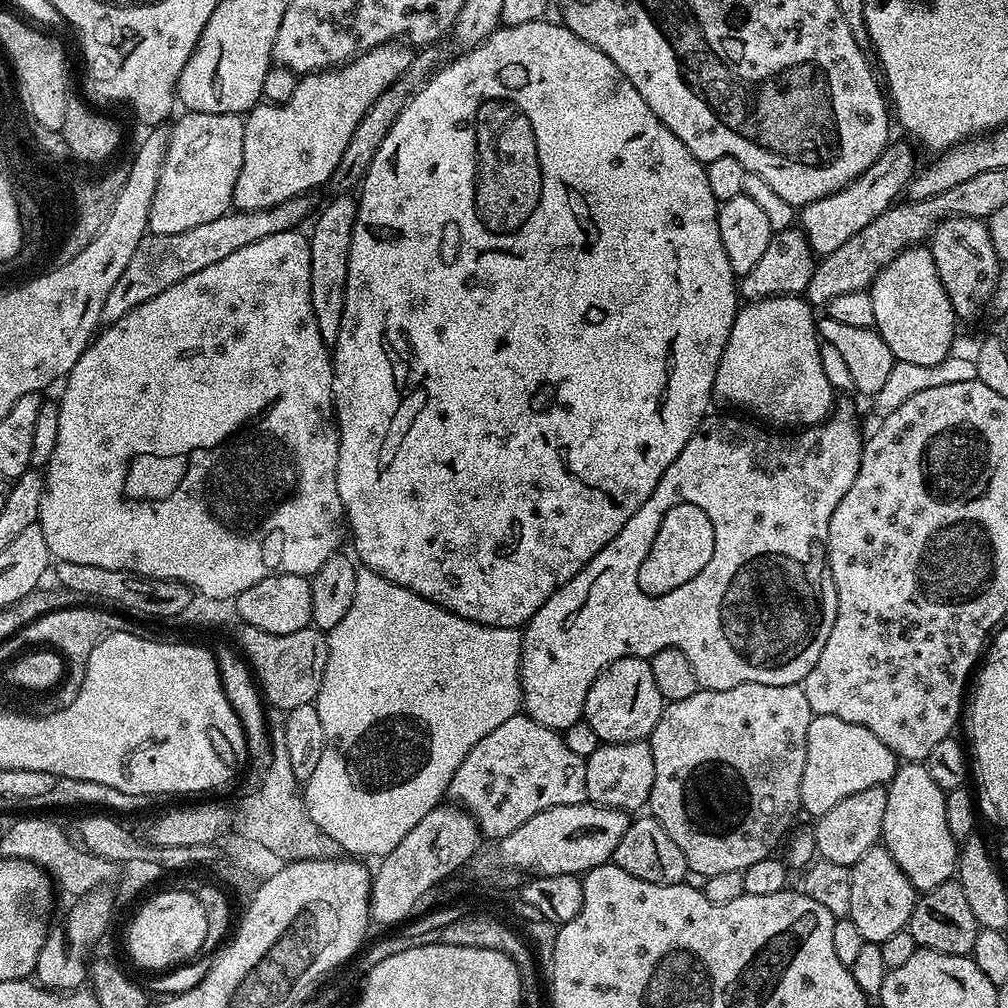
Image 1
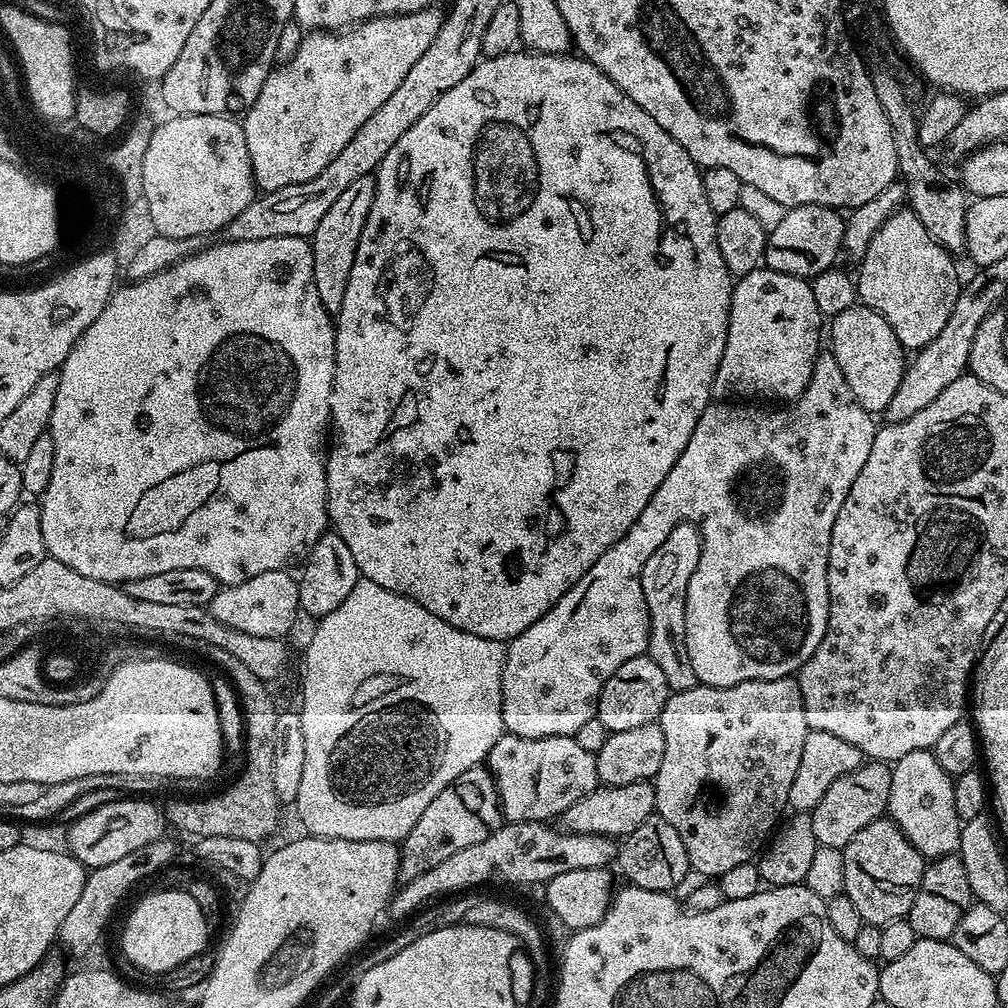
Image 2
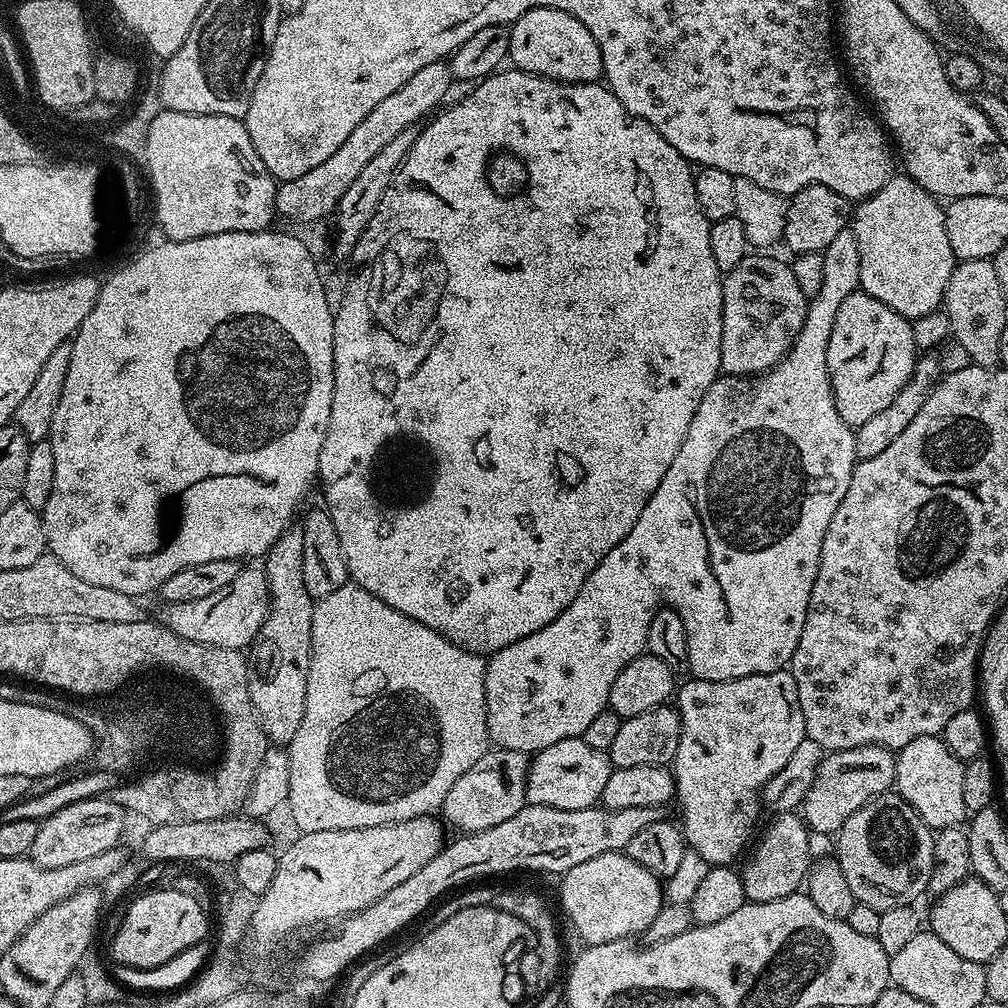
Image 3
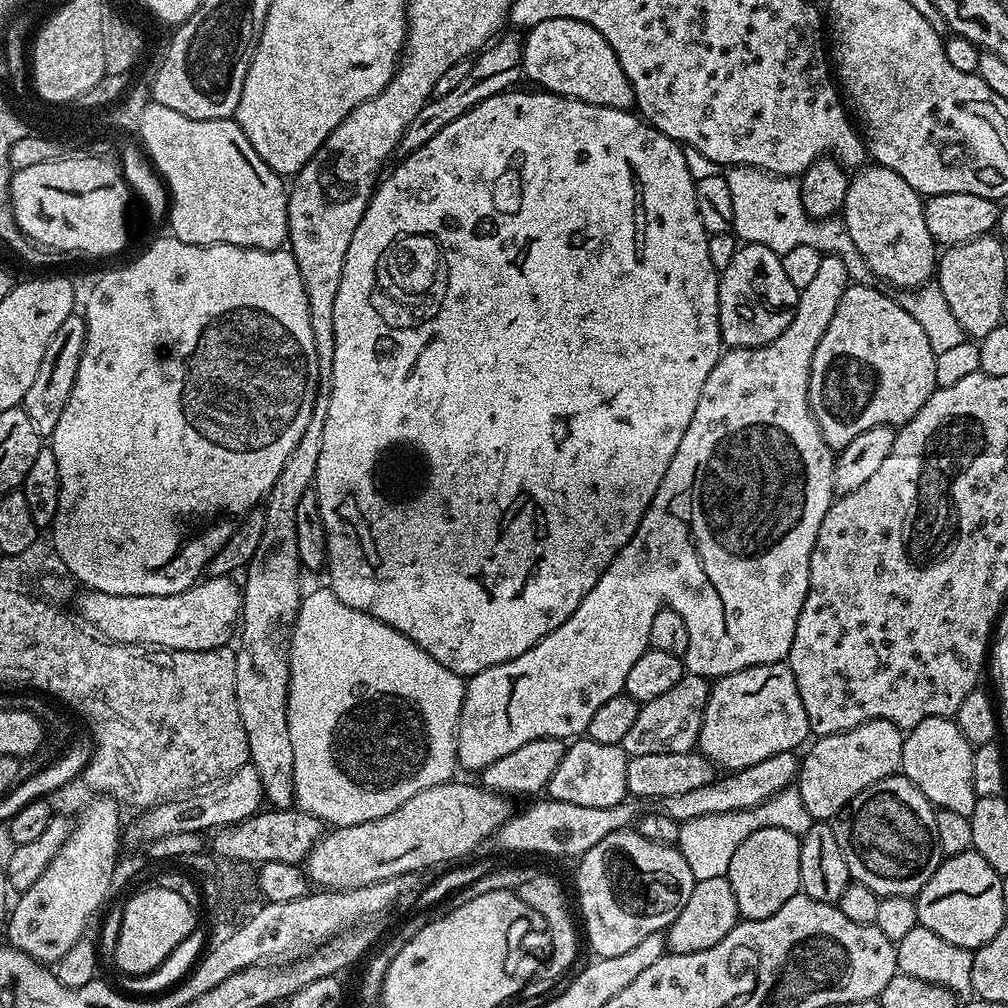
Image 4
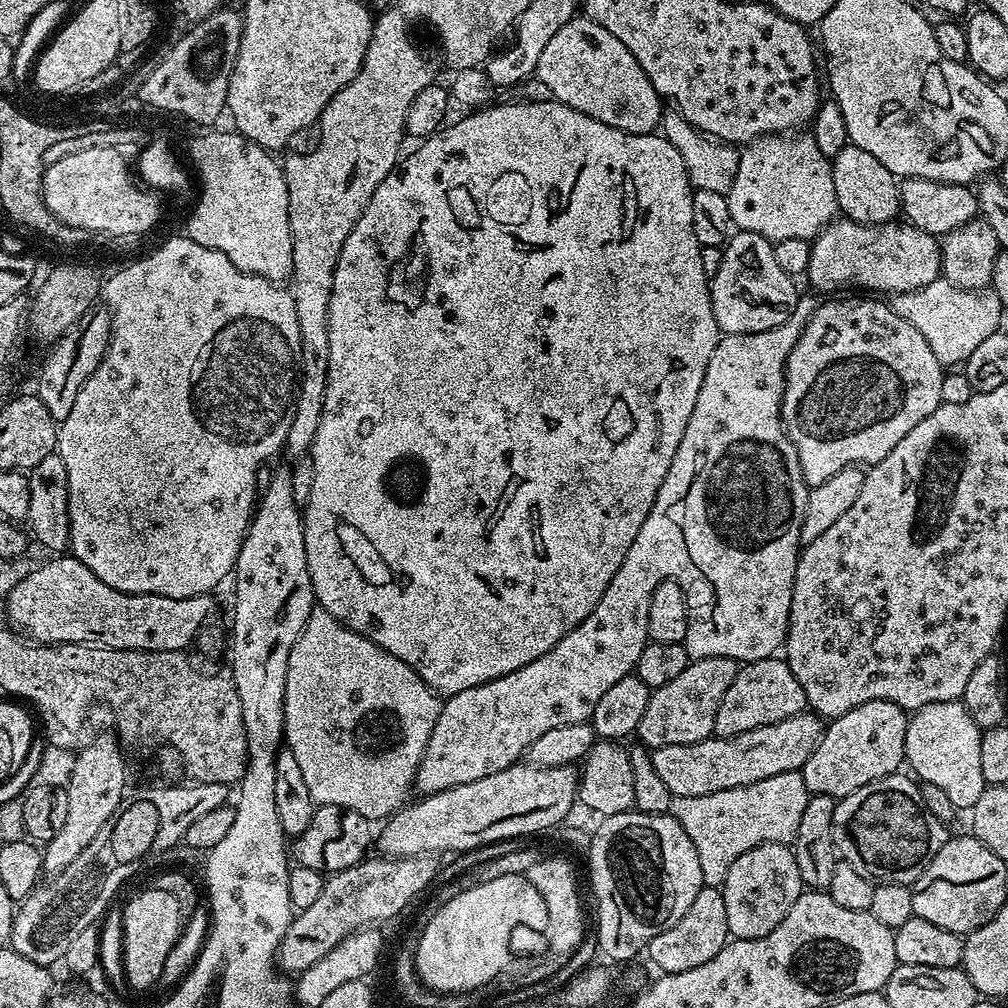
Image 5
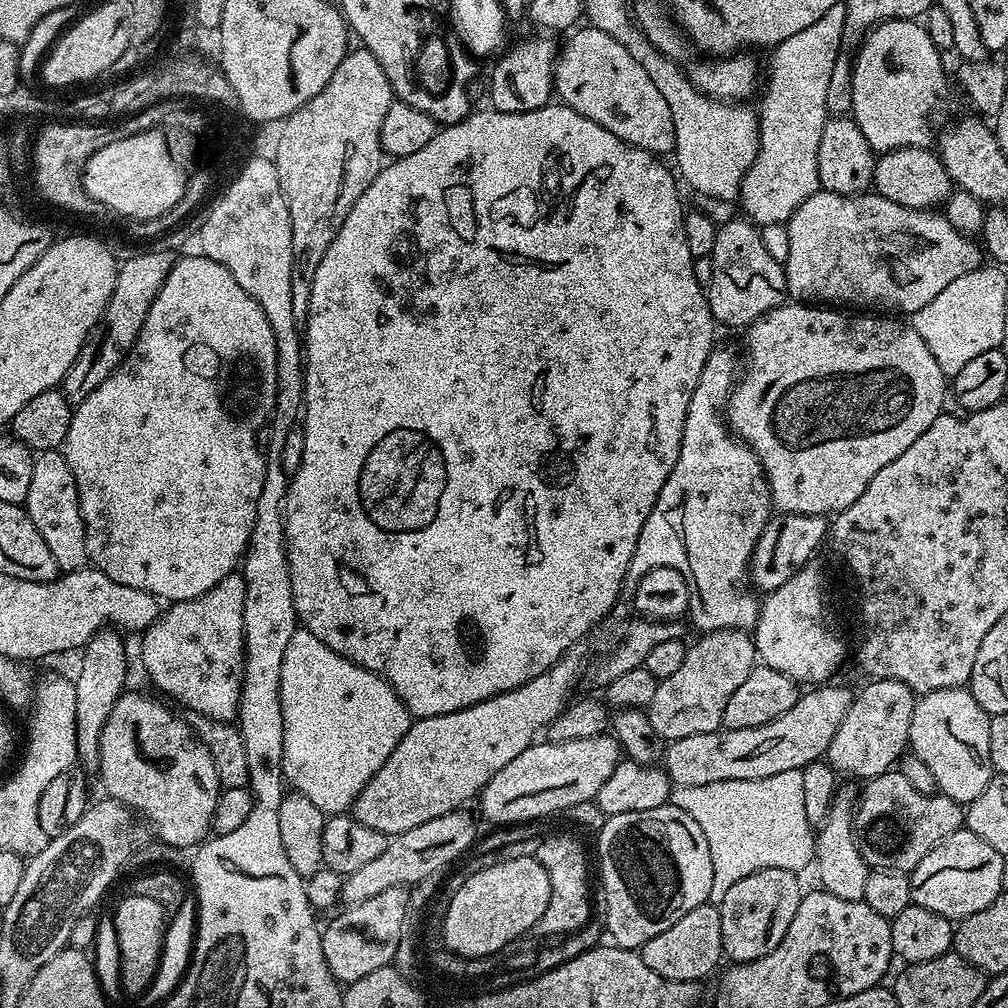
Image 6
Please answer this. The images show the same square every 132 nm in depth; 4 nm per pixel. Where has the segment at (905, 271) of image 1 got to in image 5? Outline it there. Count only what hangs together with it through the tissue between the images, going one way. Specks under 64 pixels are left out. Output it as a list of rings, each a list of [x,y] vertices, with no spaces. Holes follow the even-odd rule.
[[[851,142],[838,154],[831,157],[834,174],[834,194],[837,209],[847,219],[857,220],[860,224],[887,224],[897,219],[900,212],[900,186],[897,177],[886,166],[882,166],[868,154]]]

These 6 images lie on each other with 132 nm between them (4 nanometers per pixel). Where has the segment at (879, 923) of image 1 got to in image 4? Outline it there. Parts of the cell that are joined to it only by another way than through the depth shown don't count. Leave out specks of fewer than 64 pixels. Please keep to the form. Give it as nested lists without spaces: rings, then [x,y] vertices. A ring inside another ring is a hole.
[[[903,774],[887,776],[874,786],[866,786],[862,794],[855,796],[835,821],[838,846],[842,846],[842,854],[846,858],[848,875],[855,883],[874,890],[882,898],[885,896],[915,897],[917,892],[930,882],[934,870],[938,870],[942,859],[938,842],[938,826],[936,825],[936,808]]]

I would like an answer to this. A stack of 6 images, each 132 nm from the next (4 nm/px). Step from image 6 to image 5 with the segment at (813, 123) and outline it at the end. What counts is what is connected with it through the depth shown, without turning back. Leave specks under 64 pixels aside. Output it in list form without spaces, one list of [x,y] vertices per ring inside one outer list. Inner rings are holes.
[[[793,130],[787,134],[760,136],[739,149],[738,170],[726,197],[729,218],[741,232],[762,234],[762,238],[778,241],[782,238],[802,238],[811,241],[825,224],[837,219],[838,209],[834,194],[834,174],[829,156],[818,150],[818,142],[811,131]]]

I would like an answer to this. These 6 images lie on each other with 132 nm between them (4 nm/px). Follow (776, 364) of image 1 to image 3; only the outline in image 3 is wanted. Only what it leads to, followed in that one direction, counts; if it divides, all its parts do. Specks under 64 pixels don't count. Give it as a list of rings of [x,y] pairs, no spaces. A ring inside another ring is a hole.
[[[749,254],[723,277],[724,329],[720,370],[729,376],[751,378],[775,368],[799,338],[806,322],[809,297],[802,294],[791,267],[768,255],[772,254]]]

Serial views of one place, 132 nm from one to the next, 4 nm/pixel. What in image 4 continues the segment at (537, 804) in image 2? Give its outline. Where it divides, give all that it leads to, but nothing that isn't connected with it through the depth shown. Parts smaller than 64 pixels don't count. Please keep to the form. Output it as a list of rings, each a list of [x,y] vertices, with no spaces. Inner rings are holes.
[[[576,738],[565,747],[562,762],[554,770],[546,792],[553,800],[574,802],[574,806],[618,806],[629,799],[626,786],[626,766],[629,755],[618,744],[603,744],[587,738]]]

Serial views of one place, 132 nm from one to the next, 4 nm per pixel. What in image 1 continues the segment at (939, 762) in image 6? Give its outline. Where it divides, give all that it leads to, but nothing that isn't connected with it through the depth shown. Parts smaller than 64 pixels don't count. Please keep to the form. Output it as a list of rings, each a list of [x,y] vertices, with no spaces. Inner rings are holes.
[[[904,762],[887,785],[886,818],[882,818],[882,844],[898,862],[906,878],[923,894],[942,886],[958,872],[958,841],[946,826],[946,793],[930,778],[924,762]]]

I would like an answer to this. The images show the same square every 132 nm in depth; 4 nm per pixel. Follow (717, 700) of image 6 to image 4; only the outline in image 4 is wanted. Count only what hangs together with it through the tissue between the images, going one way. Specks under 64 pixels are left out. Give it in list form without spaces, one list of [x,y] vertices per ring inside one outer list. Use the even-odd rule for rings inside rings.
[[[685,674],[666,694],[640,705],[638,718],[630,726],[622,745],[629,757],[642,754],[682,754],[700,743],[702,714],[706,710],[710,684],[699,674]]]

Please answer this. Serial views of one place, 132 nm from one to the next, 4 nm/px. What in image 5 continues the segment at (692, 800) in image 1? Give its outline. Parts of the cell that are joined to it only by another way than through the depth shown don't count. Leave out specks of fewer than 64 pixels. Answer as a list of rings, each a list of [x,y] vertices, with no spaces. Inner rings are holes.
[[[787,659],[753,660],[745,663],[737,671],[734,682],[730,682],[730,690],[726,690],[722,706],[718,706],[715,735],[737,736],[758,726],[782,722],[782,718],[805,711],[807,702],[806,694],[802,686],[798,686],[798,678],[794,678],[794,670],[790,670]]]

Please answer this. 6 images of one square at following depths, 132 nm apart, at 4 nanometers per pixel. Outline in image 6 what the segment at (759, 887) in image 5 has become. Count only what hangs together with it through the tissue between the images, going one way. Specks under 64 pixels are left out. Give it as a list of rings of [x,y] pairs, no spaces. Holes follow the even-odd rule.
[[[767,868],[758,870],[746,878],[738,878],[730,890],[726,890],[726,898],[718,905],[720,910],[720,921],[722,922],[722,946],[724,956],[729,961],[745,964],[754,962],[782,938],[786,938],[786,930],[790,922],[794,922],[794,914],[798,914],[802,887],[800,888],[801,877],[790,870],[781,868]]]

